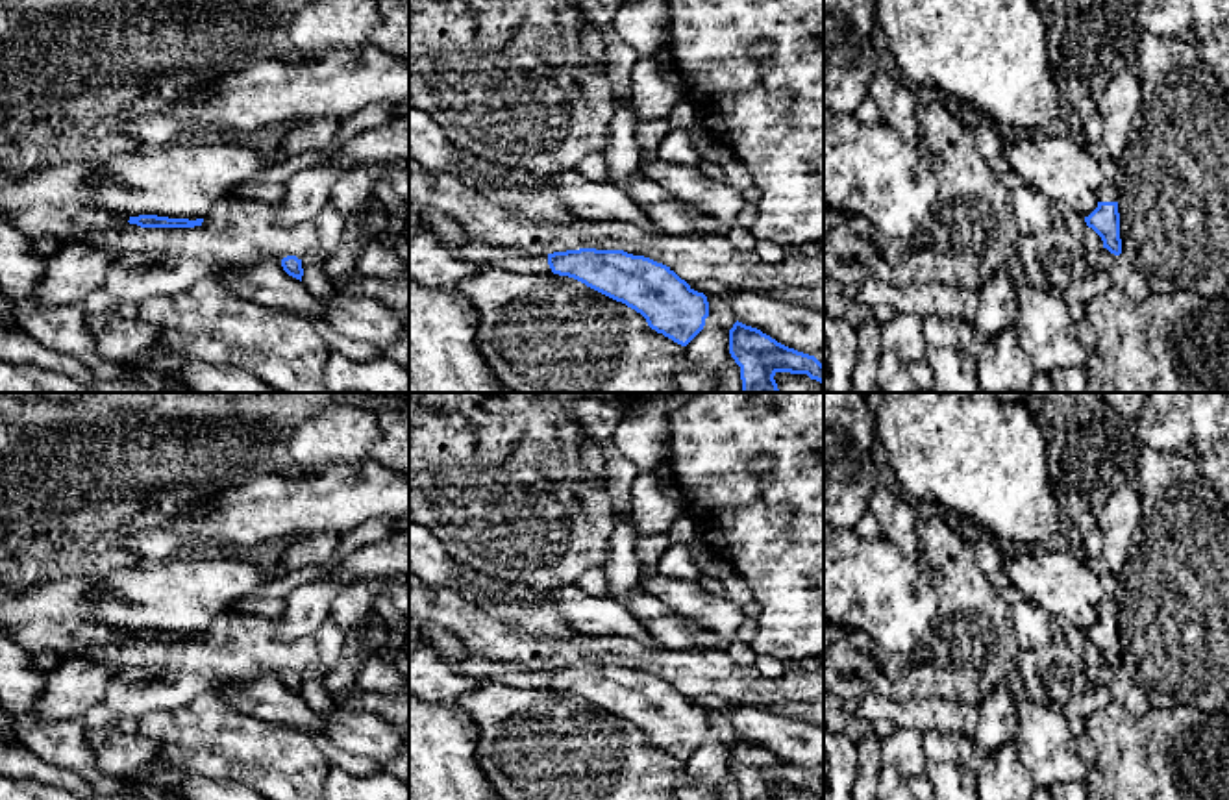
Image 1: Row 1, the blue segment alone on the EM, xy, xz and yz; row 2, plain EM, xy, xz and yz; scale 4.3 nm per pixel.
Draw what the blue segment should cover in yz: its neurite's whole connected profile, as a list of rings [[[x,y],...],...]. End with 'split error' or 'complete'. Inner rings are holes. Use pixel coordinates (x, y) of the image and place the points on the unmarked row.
[[[1111,593],[1099,602],[1098,622],[1085,631],[1085,637],[1101,652],[1103,663],[1114,670],[1122,669],[1118,607]]] | split error

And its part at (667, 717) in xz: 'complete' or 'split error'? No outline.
split error

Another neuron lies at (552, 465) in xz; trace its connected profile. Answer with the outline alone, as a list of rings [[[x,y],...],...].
[[[546,452],[539,459],[539,470],[557,483],[566,480],[566,463],[559,452]]]

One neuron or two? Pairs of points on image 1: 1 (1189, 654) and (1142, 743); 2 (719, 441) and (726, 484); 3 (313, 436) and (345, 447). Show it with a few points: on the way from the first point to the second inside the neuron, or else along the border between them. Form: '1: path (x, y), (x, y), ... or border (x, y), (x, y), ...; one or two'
1: border (1154, 708), (1196, 706), (1204, 710); two
2: path (719, 452), (719, 473); one
3: path (321, 437), (337, 439); one

